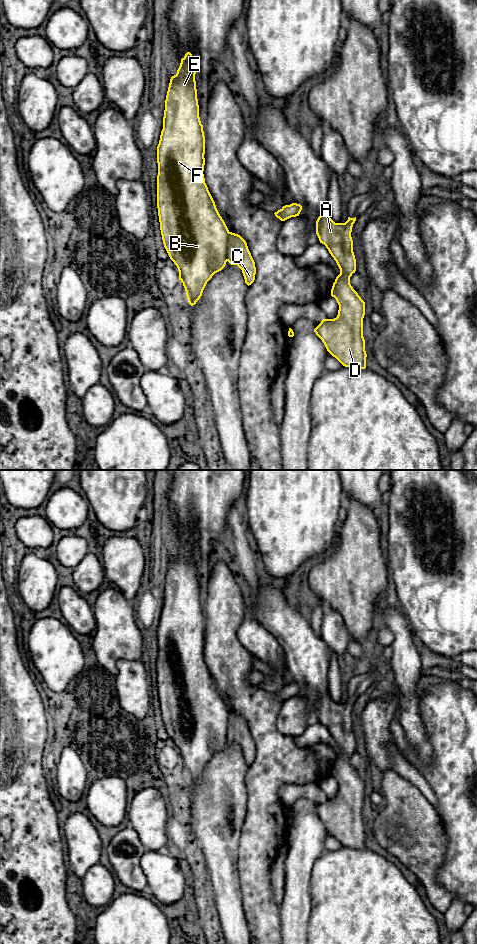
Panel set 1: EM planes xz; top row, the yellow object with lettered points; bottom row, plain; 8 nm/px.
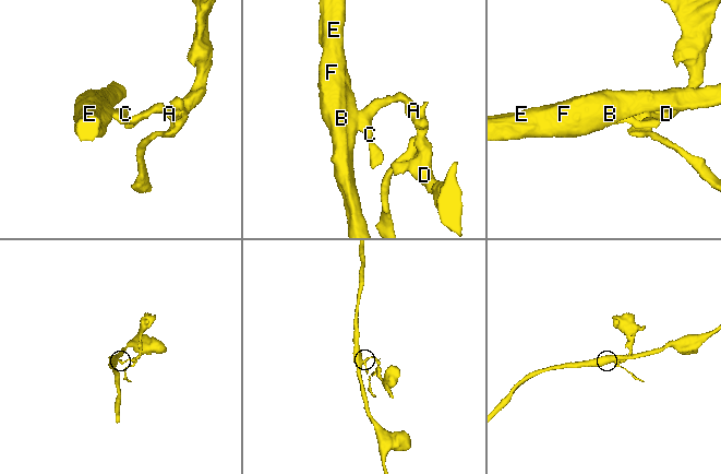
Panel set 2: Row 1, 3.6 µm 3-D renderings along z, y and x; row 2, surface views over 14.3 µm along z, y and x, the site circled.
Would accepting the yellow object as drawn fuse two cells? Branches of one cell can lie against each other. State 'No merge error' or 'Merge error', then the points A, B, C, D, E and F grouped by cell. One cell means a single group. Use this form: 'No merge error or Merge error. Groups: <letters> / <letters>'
Merge error. Groups: A C D / B E F

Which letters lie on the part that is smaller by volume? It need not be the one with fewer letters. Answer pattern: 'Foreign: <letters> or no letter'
Foreign: A, C, D

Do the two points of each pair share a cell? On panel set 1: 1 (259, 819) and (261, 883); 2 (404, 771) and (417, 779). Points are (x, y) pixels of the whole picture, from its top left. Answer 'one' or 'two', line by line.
1: one
2: one

